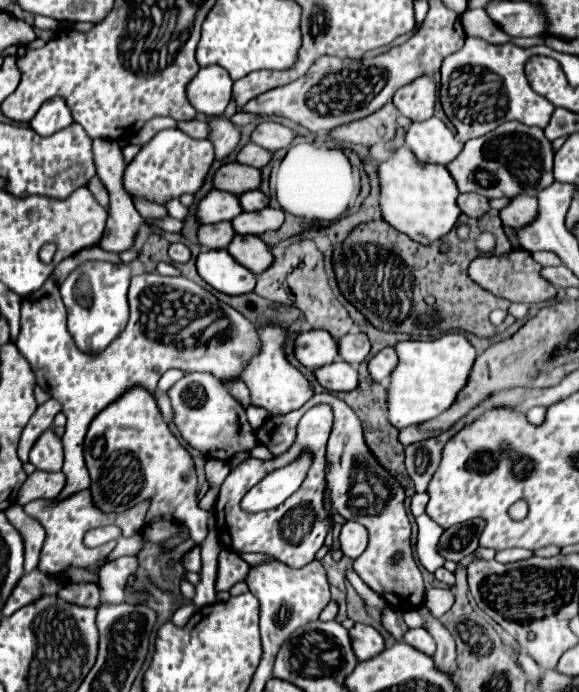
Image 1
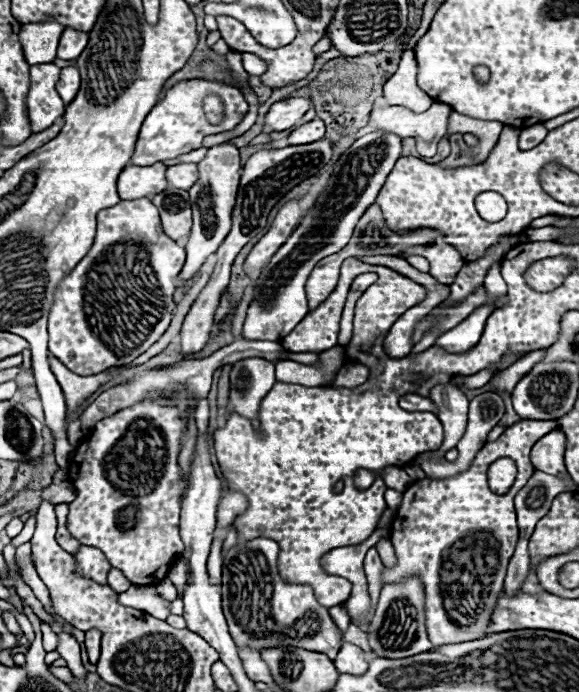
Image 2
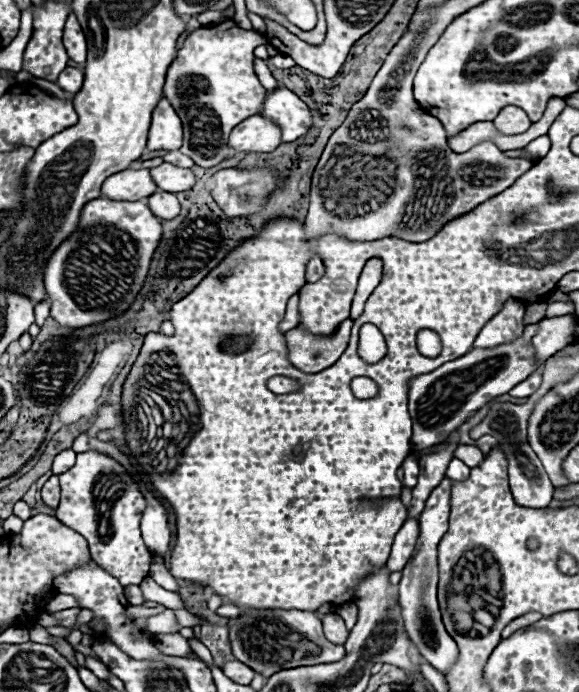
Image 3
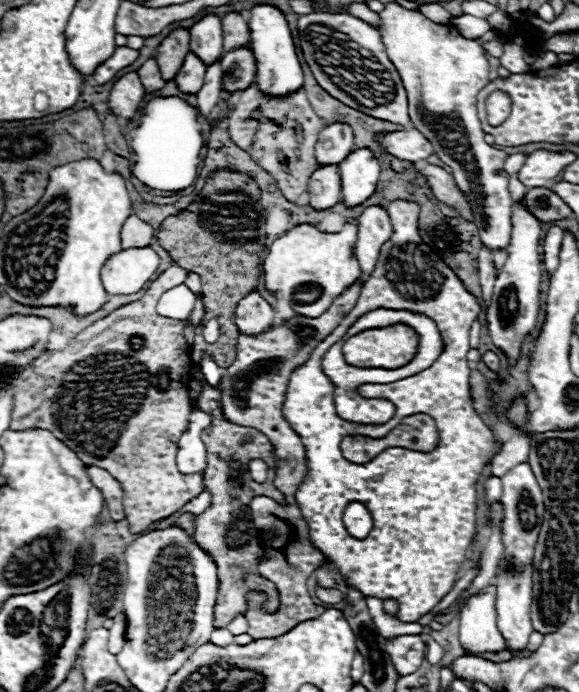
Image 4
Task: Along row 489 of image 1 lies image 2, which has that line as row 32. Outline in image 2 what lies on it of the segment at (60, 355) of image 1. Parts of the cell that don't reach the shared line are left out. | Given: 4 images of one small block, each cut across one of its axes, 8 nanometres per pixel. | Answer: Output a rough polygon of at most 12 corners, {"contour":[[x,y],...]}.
{"contour":[[66,28],[58,58],[76,60],[82,54],[88,34]]}

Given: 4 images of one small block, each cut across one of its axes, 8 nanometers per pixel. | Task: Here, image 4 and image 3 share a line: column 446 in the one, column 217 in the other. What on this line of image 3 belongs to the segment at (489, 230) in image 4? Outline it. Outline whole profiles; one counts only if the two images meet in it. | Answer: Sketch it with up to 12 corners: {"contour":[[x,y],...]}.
{"contour":[[226,20],[192,32],[164,98],[180,152],[212,168],[268,92],[252,62],[264,36]]}

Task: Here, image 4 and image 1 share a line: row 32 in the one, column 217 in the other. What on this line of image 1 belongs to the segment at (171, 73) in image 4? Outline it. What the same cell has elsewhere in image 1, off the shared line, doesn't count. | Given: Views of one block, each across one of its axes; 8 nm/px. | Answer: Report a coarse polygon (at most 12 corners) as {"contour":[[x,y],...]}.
{"contour":[[232,162],[216,170],[214,188],[240,196],[260,186],[258,168]]}

